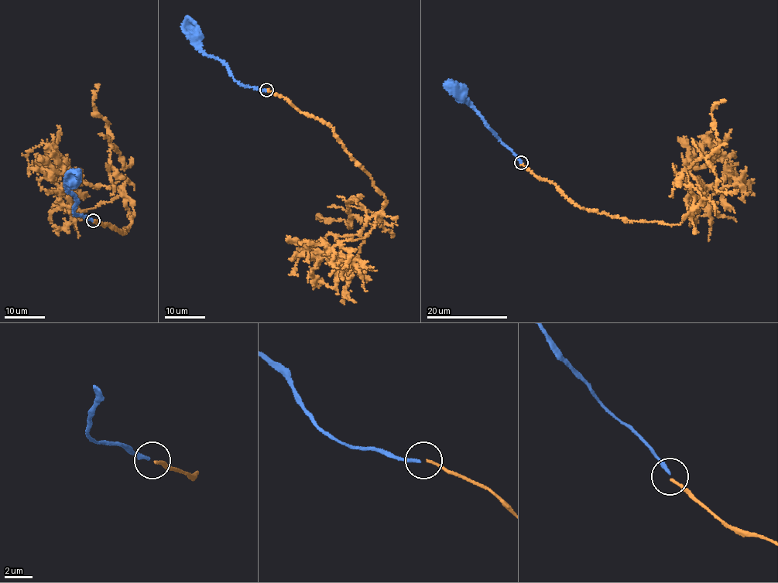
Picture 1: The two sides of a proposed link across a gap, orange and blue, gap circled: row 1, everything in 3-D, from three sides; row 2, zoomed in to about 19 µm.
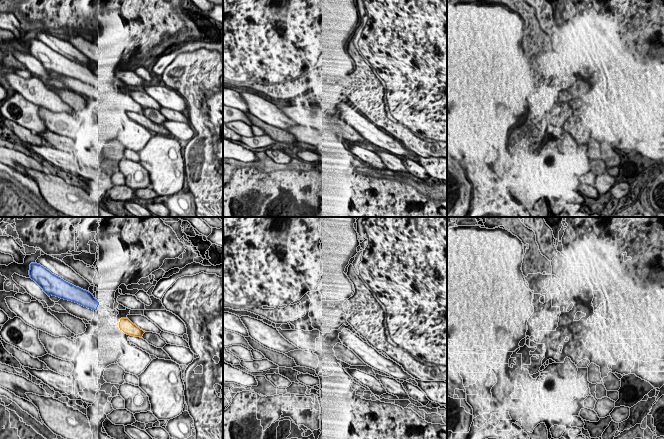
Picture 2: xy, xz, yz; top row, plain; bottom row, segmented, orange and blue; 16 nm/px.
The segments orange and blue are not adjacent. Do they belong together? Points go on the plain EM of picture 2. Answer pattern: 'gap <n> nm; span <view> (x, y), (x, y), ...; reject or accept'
gap 420 nm; span xy (120, 95), (96, 85); accept

